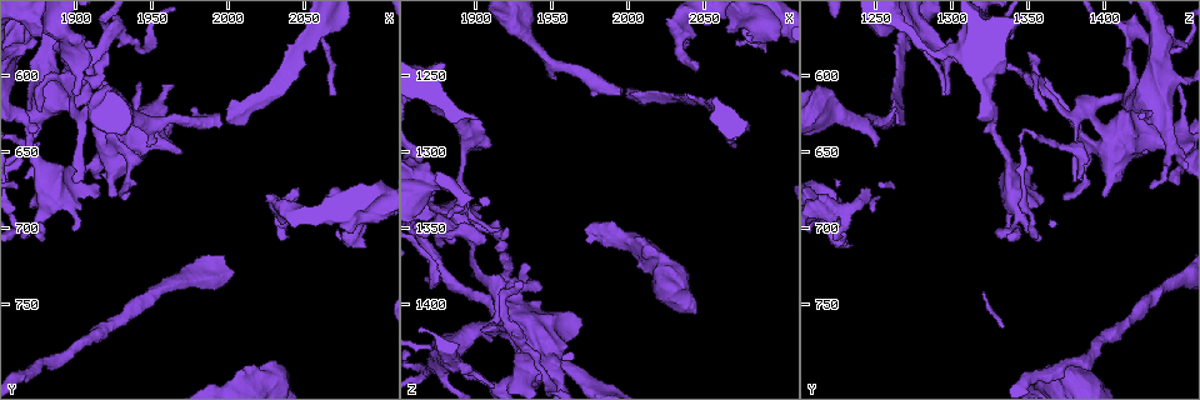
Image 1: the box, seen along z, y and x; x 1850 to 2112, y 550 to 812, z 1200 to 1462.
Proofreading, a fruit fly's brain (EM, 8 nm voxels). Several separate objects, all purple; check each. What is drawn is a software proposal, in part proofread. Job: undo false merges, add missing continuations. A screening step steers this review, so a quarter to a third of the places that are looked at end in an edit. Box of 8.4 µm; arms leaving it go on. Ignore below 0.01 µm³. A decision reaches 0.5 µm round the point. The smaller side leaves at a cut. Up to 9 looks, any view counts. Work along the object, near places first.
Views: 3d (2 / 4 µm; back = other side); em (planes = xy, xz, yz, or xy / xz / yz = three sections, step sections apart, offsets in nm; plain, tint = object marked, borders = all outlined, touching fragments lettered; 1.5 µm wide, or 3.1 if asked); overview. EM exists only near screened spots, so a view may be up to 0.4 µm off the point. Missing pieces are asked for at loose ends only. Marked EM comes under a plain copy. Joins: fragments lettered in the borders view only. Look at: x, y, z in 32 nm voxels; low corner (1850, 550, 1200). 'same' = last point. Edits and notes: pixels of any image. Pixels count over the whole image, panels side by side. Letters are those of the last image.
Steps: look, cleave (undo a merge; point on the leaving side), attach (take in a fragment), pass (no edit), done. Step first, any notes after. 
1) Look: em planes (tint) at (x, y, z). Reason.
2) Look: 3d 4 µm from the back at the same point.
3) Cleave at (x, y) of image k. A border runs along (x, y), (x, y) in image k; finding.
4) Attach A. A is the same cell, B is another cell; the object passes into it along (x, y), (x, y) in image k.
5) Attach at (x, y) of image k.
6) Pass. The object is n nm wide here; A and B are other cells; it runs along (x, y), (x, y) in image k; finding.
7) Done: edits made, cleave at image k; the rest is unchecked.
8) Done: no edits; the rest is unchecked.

Look: em xy step 8 (borders) at (1964, 606, 1432). Thick end.

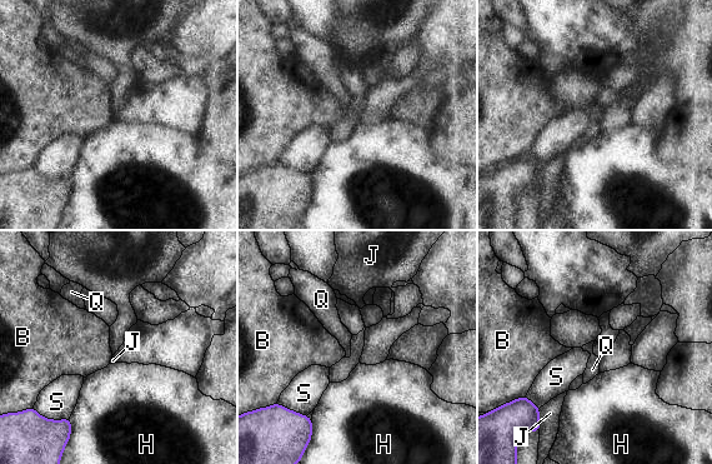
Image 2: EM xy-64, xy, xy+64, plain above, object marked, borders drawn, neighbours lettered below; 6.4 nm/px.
Pass. B, H, J, Q and S are other cells; a border runs along (277, 402), (306, 415) in image 2; no lettered fragment goes on from it.

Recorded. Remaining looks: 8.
Look: 3d 2 µm at (1926, 642, 1384).

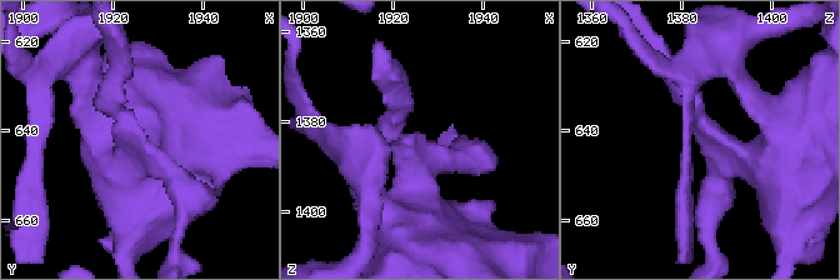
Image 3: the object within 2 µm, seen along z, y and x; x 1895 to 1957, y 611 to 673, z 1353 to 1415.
Look: em xy step 8 (tint) at (1925, 641, 1384).

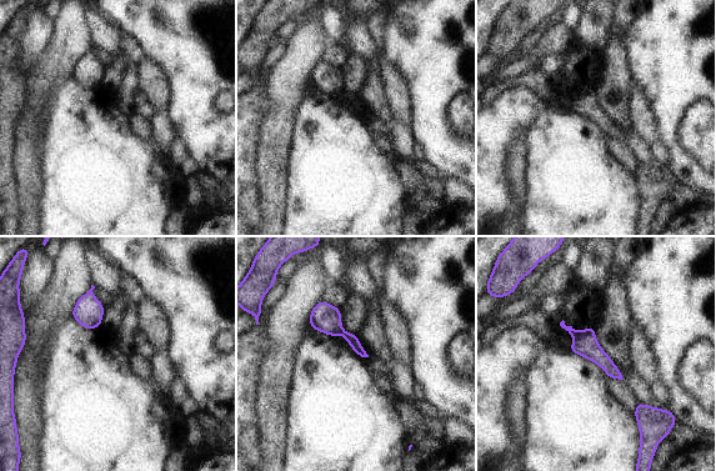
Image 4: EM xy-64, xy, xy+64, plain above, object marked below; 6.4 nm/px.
Look: em planes (borders) at the same point.

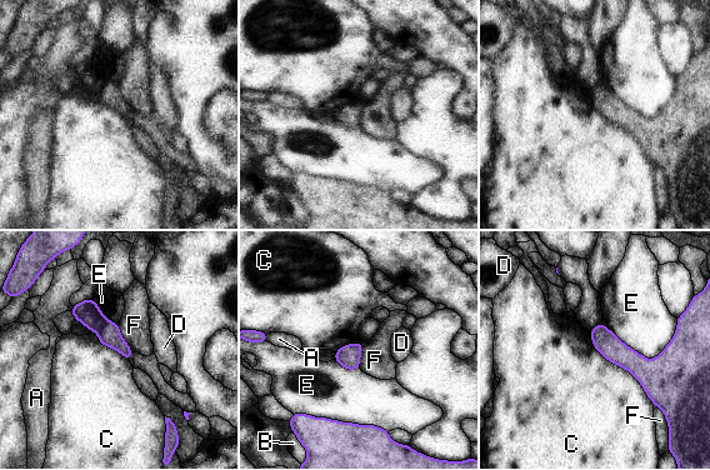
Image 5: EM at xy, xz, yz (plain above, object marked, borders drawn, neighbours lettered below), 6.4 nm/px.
Cleave at (88, 313) of image 5. A, B, C, D, E and F are other cells; a border runs along (106, 319), (98, 333) in image 5; two cells meet here.

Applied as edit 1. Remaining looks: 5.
Look: overview. See it whole again.

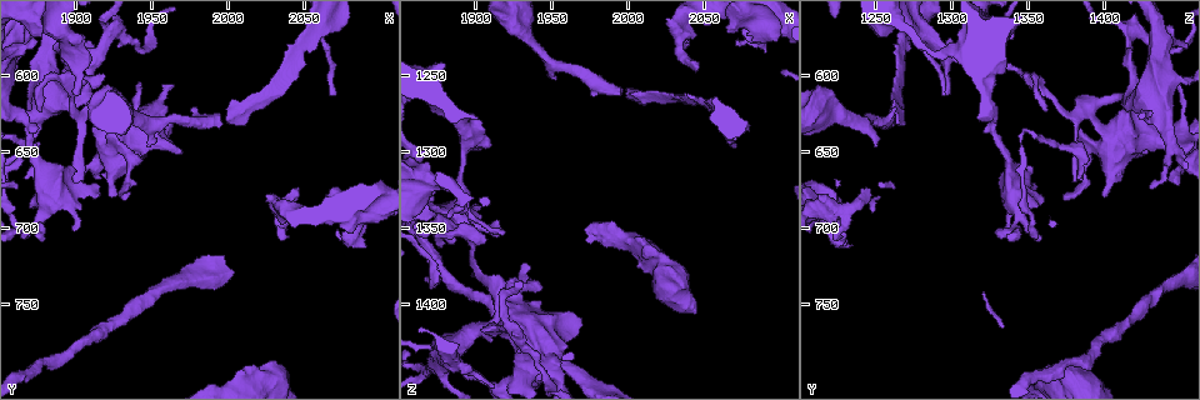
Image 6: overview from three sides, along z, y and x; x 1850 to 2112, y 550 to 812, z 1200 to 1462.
Look: 3d 4 µm at (2046, 676, 1244). An open end.

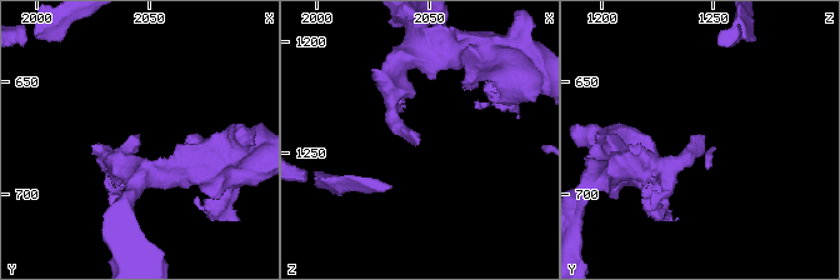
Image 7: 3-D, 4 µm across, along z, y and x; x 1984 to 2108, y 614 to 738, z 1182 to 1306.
Look: em planes (borders) at (2045, 673, 1246). Now the EM.

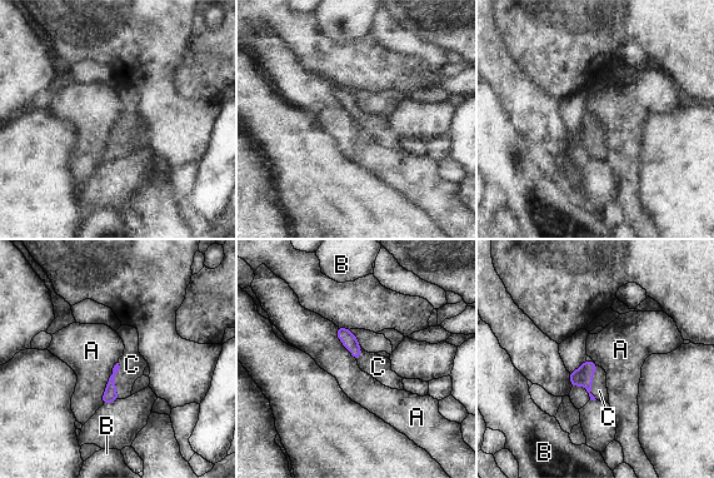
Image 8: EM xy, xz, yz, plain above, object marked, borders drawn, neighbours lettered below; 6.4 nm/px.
Attach C. C is the same cell, A and B are other cells; the object passes into it along (110, 394), (114, 379), (131, 364) in image 8; the cell continues.

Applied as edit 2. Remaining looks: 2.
Done: edits made, cleave at image 5, attach at image 8; the rest is unchecked.

